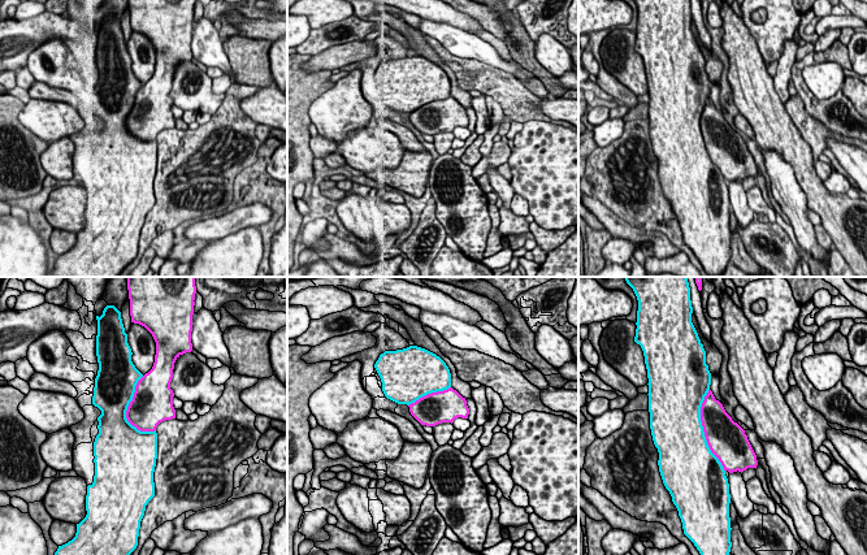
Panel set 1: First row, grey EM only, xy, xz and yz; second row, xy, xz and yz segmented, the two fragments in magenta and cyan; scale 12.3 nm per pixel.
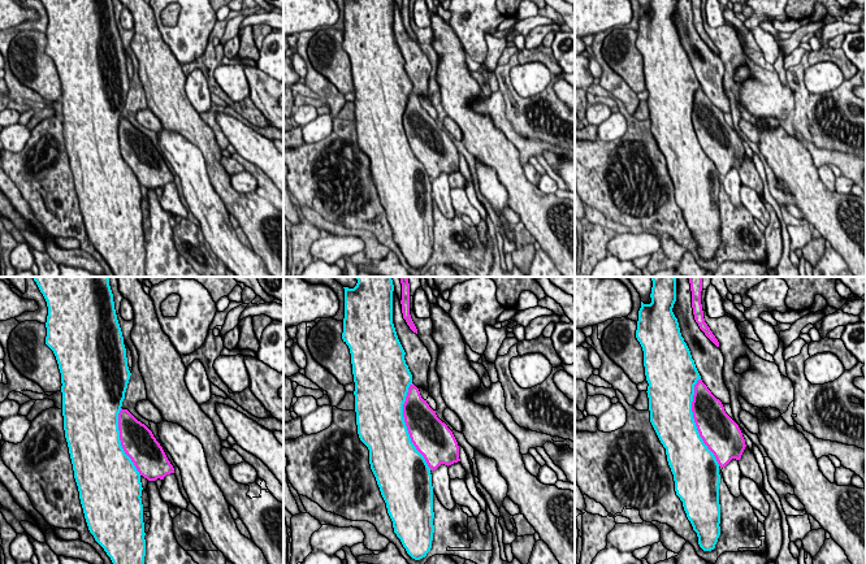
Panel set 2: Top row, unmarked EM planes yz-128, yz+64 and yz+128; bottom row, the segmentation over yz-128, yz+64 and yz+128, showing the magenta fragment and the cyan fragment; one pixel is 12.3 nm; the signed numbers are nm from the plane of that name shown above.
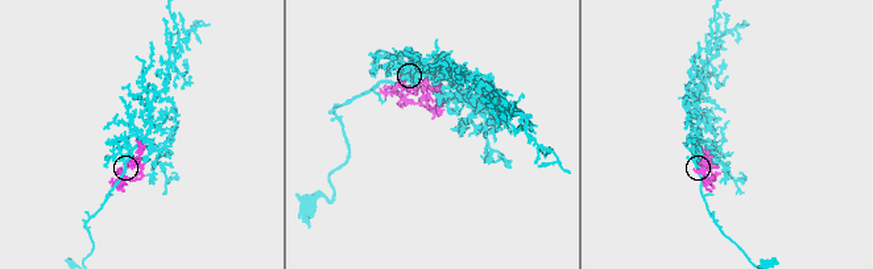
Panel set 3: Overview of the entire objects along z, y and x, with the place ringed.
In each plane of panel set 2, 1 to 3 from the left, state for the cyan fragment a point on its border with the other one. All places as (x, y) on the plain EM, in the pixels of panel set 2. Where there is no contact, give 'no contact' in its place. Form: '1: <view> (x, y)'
1: yz-128 (121, 151)
2: yz+64 (406, 134)
3: yz+128 (695, 130)

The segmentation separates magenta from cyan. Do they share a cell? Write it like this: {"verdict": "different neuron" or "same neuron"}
{"verdict": "same neuron"}

